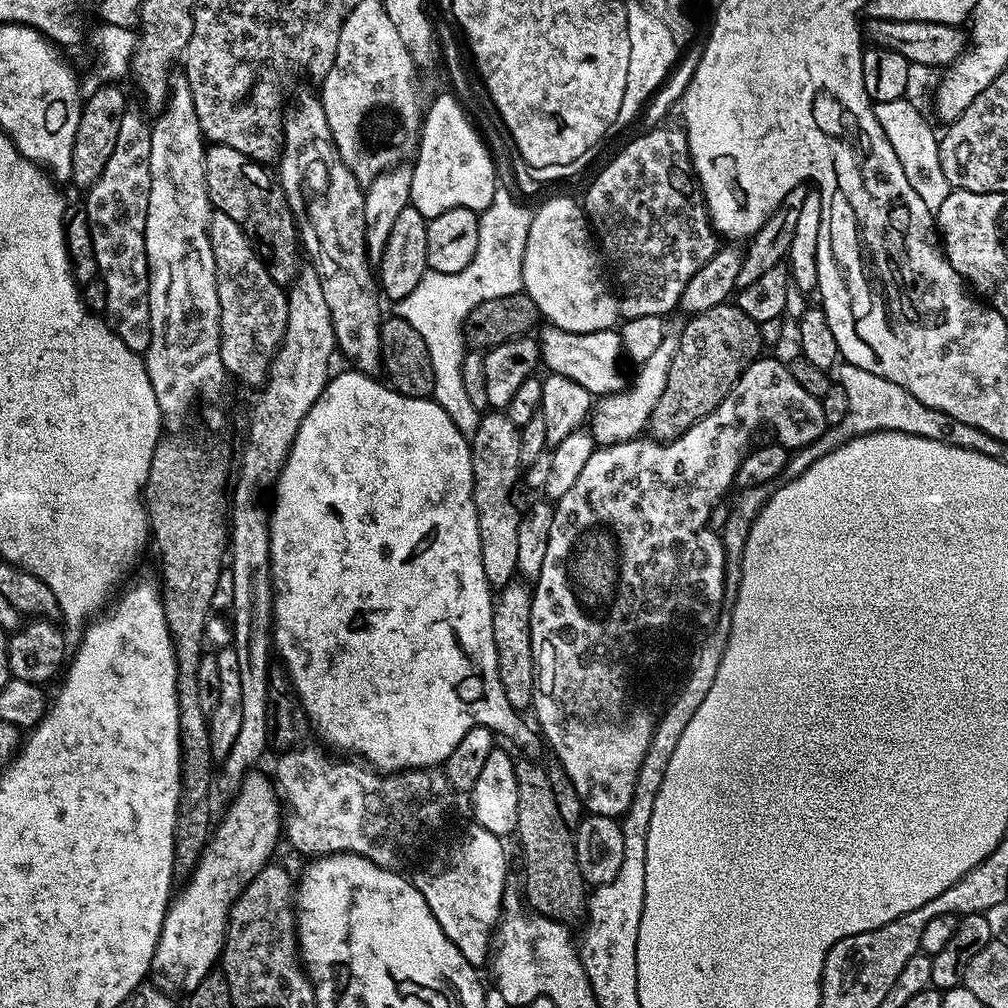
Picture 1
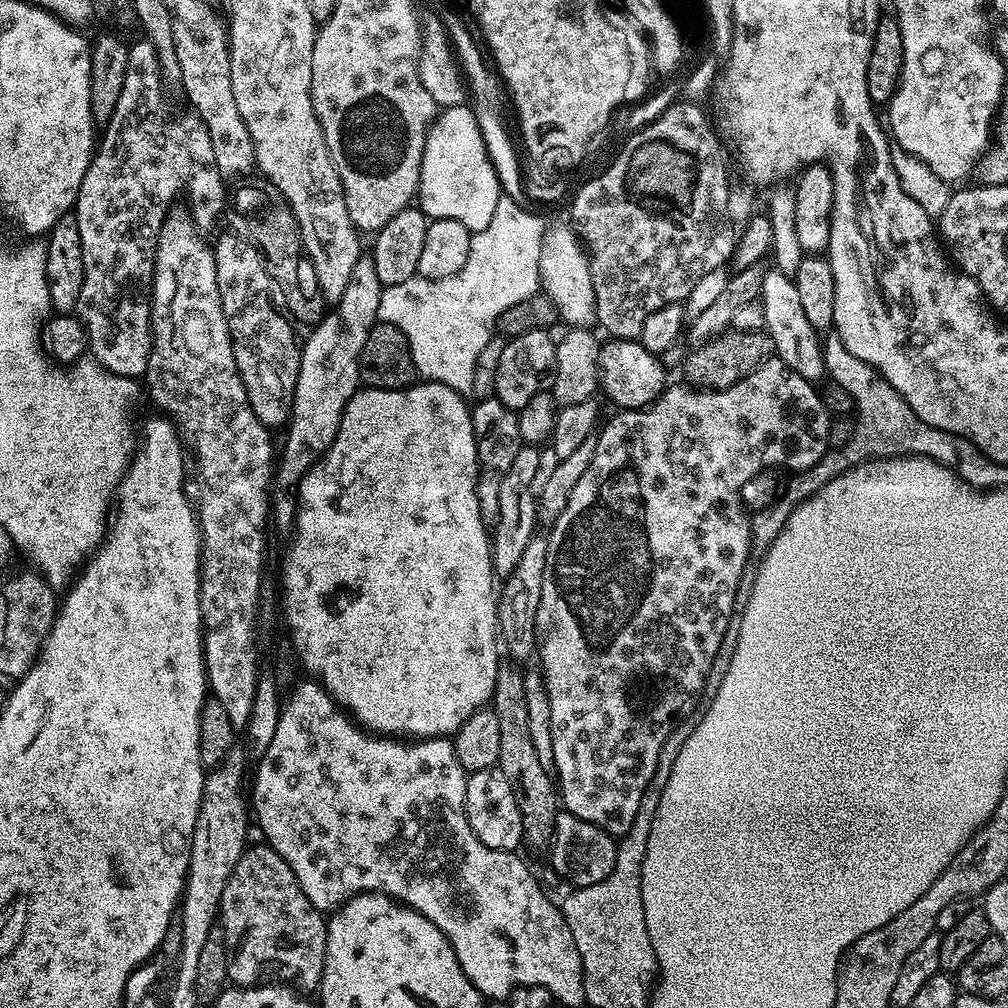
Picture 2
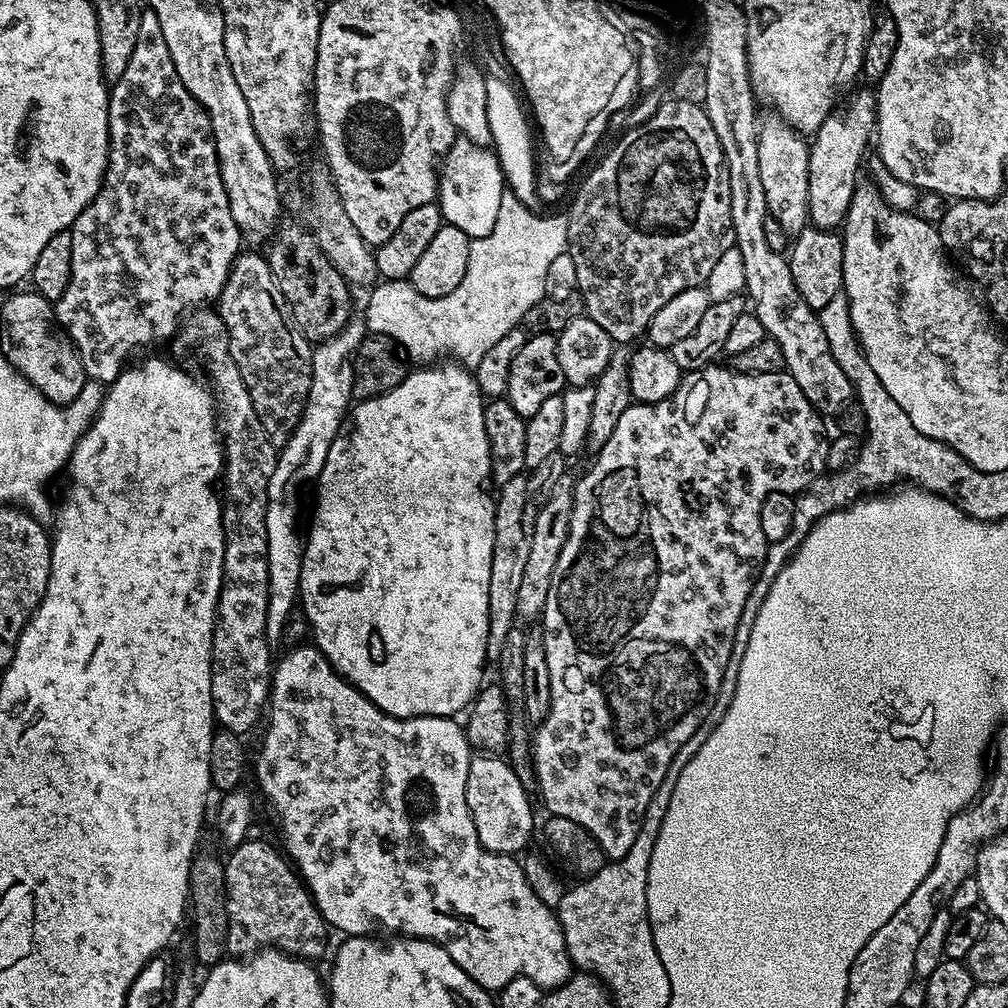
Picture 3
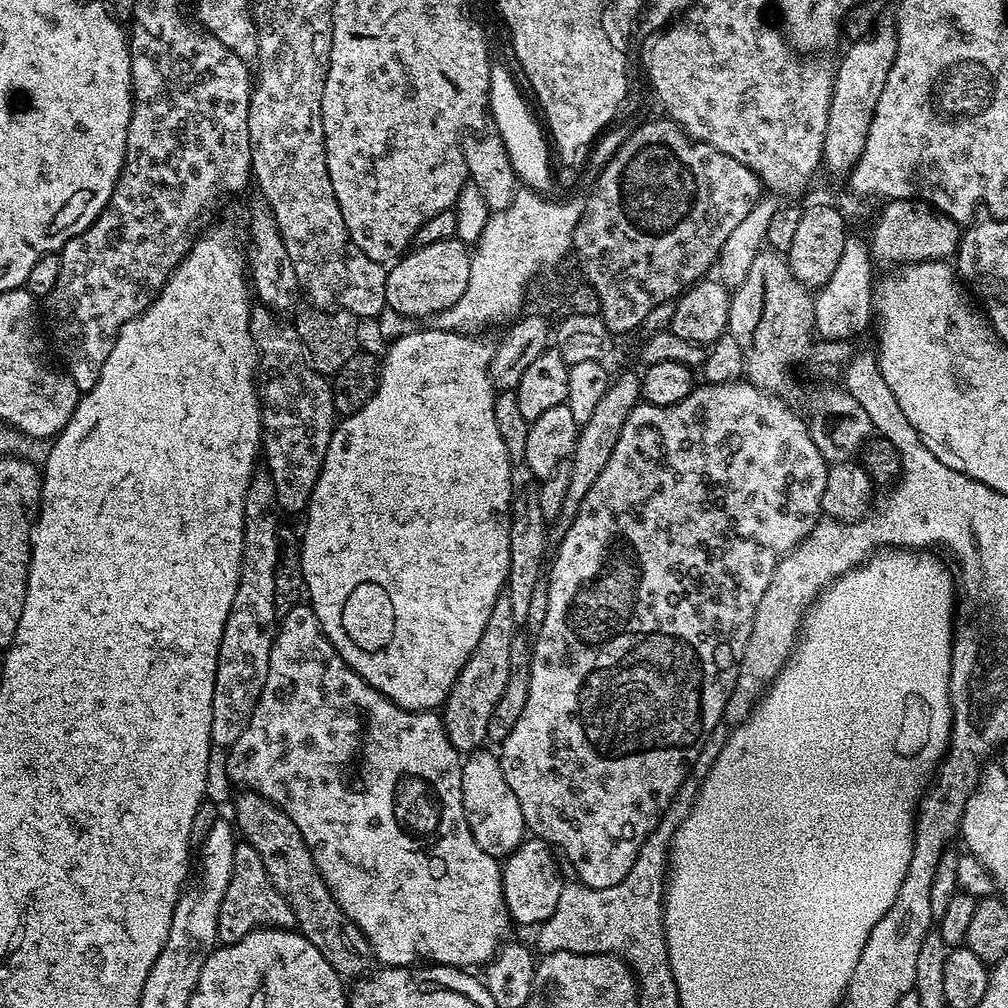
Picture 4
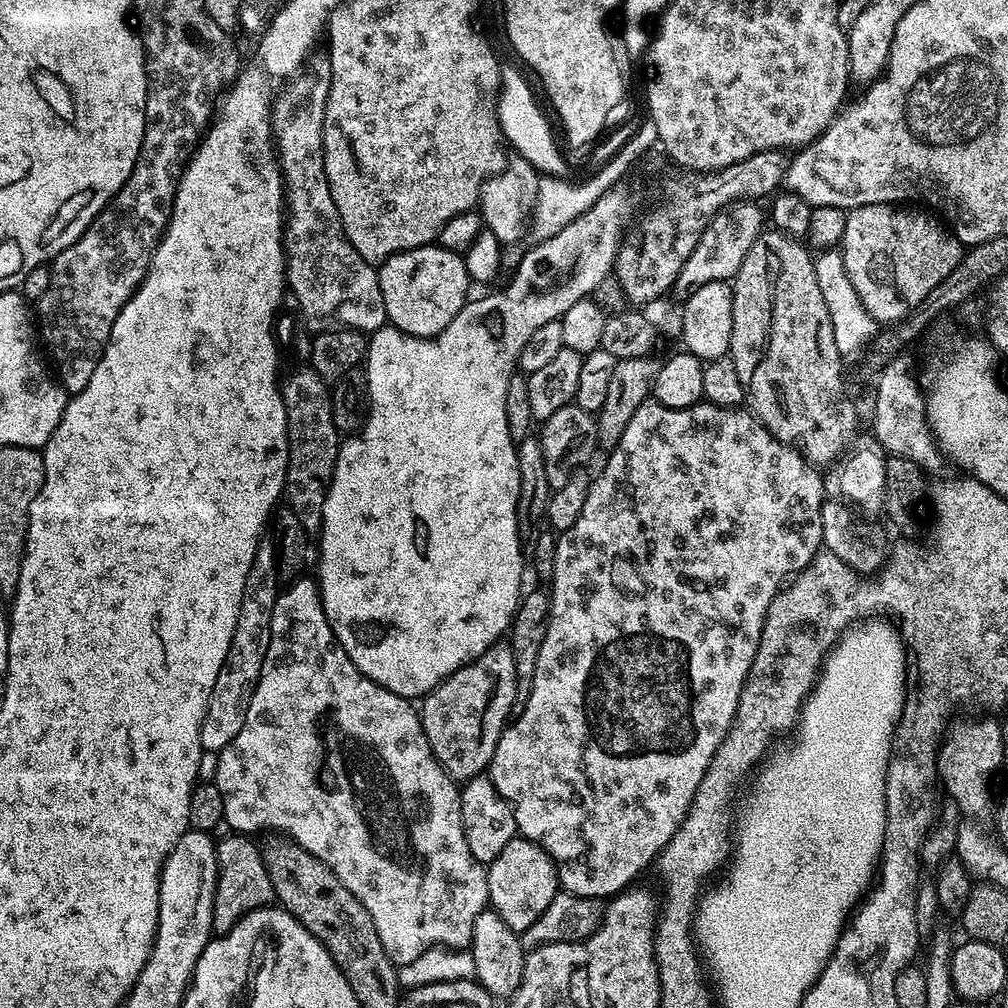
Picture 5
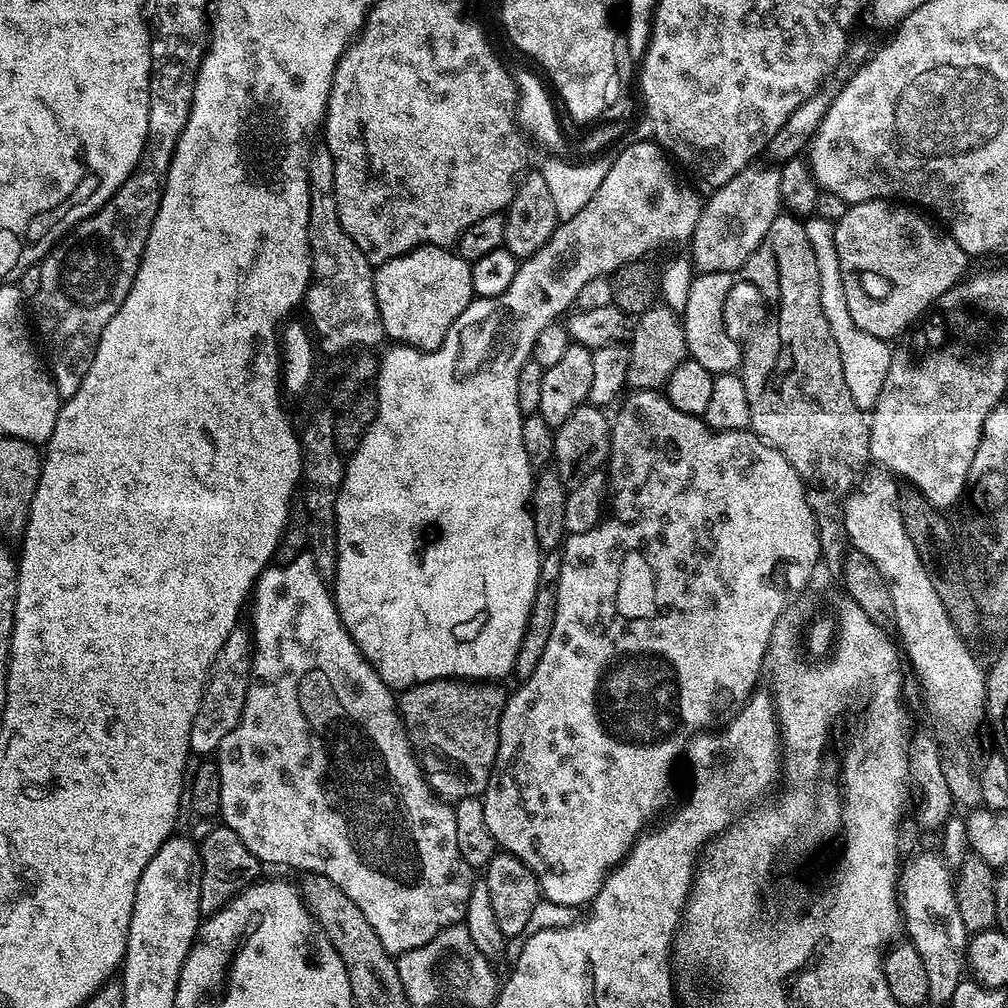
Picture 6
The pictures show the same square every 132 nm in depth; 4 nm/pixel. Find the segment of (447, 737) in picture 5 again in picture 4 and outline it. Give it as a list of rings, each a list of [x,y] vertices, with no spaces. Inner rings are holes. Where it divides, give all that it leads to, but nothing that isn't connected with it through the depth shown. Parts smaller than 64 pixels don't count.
[[[502,594],[494,602],[490,618],[486,618],[486,627],[482,630],[482,638],[478,638],[478,646],[474,646],[466,666],[462,666],[456,675],[454,686],[442,705],[444,728],[450,742],[461,754],[477,751],[483,745],[480,743],[488,740],[490,714],[494,714],[494,706],[498,698],[502,698],[502,690],[506,690],[506,682],[510,678],[510,645],[517,634],[510,598]]]

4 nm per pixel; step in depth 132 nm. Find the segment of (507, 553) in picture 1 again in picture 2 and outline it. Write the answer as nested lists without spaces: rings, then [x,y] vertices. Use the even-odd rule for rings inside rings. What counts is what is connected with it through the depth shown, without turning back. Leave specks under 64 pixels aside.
[[[495,398],[476,400],[470,408],[474,438],[476,439],[476,462],[478,475],[476,478],[476,493],[480,517],[485,525],[495,525],[498,518],[498,494],[502,490],[502,482],[510,475],[510,466],[517,457],[522,441],[518,434],[518,415],[512,412],[502,402]]]

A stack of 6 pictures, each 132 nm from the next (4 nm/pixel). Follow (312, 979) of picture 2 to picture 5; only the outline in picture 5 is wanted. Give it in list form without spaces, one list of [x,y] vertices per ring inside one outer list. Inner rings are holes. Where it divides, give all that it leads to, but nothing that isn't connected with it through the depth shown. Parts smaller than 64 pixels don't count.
[[[228,834],[224,841],[216,844],[218,875],[212,911],[213,933],[230,931],[247,912],[267,908],[276,900],[274,886],[270,886],[270,874],[266,874],[261,845],[252,840],[255,839],[248,834]]]

